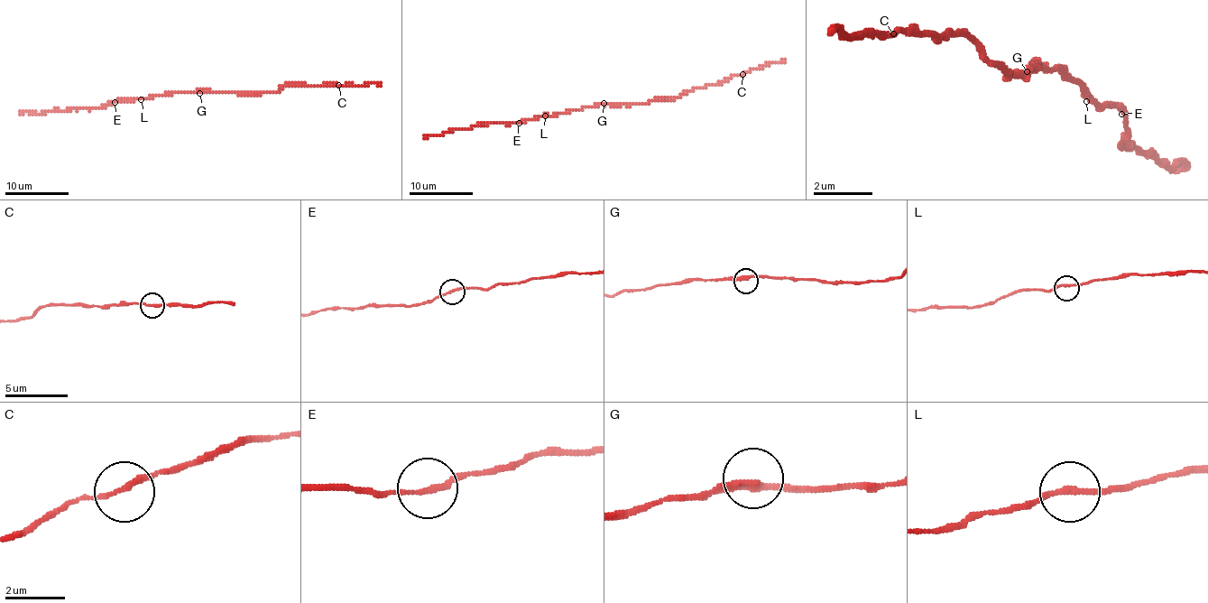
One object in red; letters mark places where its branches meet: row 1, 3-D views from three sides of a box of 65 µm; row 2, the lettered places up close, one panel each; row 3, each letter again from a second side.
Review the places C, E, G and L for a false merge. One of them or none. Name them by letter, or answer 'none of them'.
none of them

